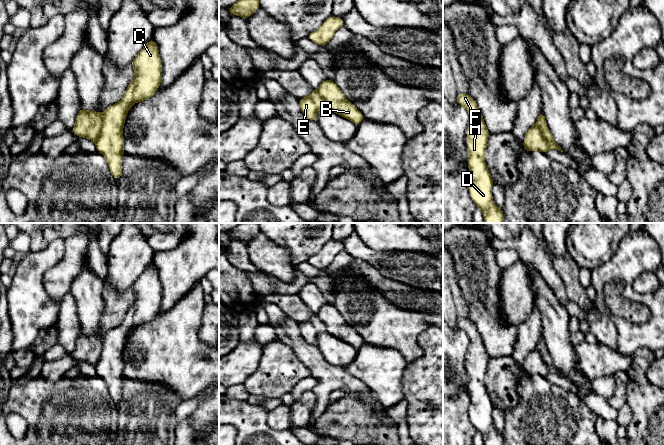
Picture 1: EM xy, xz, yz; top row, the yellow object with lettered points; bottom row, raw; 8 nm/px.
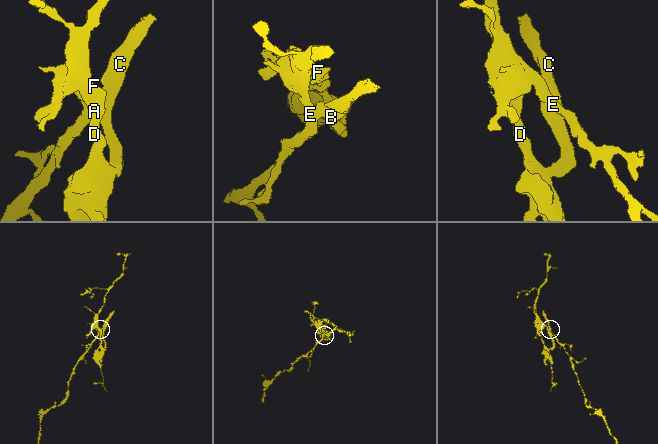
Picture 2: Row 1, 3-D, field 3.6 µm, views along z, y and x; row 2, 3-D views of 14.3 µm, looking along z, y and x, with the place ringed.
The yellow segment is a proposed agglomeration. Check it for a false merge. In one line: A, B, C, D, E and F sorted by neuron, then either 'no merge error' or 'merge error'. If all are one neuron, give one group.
A B C D F / E | merge error

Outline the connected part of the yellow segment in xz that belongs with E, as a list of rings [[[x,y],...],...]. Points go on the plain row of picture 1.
[[[314,314],[308,321],[299,322],[299,329],[307,343],[317,346],[317,337],[326,331],[326,326],[319,317]]]

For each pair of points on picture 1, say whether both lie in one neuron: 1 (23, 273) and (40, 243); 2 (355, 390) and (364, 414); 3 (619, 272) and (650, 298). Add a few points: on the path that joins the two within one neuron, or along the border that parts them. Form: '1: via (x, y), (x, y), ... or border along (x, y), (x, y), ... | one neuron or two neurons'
1: border along (48, 243), (39, 250), (30, 250) | two neurons
2: border along (346, 394), (352, 394), (364, 399), (376, 412) | two neurons
3: via (628, 281), (628, 288), (637, 297), (641, 297) | one neuron

